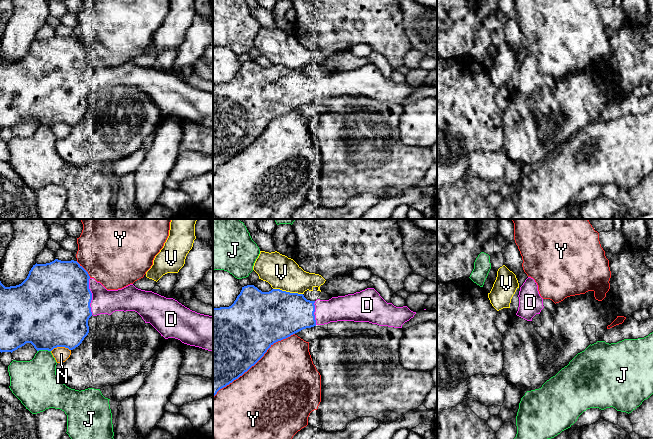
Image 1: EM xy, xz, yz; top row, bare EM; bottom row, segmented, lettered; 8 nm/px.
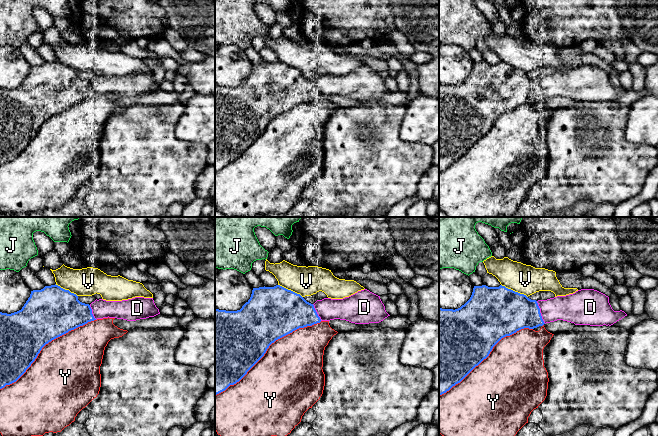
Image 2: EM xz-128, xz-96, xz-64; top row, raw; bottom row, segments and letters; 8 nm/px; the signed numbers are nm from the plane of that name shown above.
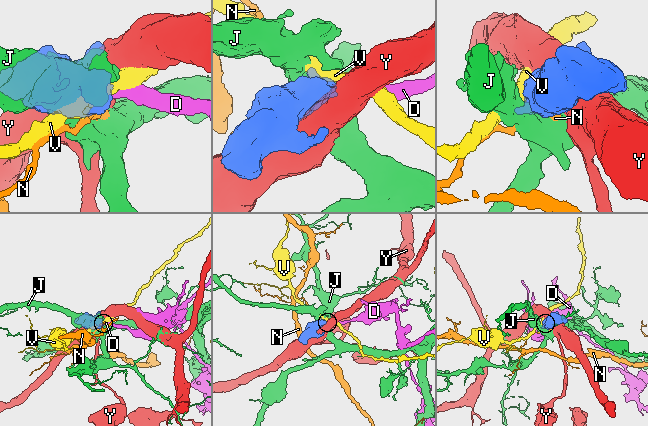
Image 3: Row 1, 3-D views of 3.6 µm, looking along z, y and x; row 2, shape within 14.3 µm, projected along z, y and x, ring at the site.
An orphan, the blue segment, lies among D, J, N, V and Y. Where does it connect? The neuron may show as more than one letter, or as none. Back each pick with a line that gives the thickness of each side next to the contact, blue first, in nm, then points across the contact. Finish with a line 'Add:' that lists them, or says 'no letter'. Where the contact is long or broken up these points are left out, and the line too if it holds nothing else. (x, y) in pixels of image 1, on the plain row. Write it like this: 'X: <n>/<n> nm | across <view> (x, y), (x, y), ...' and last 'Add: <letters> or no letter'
D: 480/200 nm
Add: D

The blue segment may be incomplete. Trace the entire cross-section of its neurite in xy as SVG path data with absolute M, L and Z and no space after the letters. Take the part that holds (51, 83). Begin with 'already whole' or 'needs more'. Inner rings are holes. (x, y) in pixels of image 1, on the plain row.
needs more; M55 35L50 39L33 41L27 54L19 61L5 63L0 57L0 128L12 129L26 119L31 119L37 127L52 127L57 123L73 126L88 111L88 96L92 91L111 91L115 87L135 87L165 115L175 114L184 120L213 127L213 92L197 89L173 74L138 65L133 60L118 66L107 66L91 54L77 37Z

